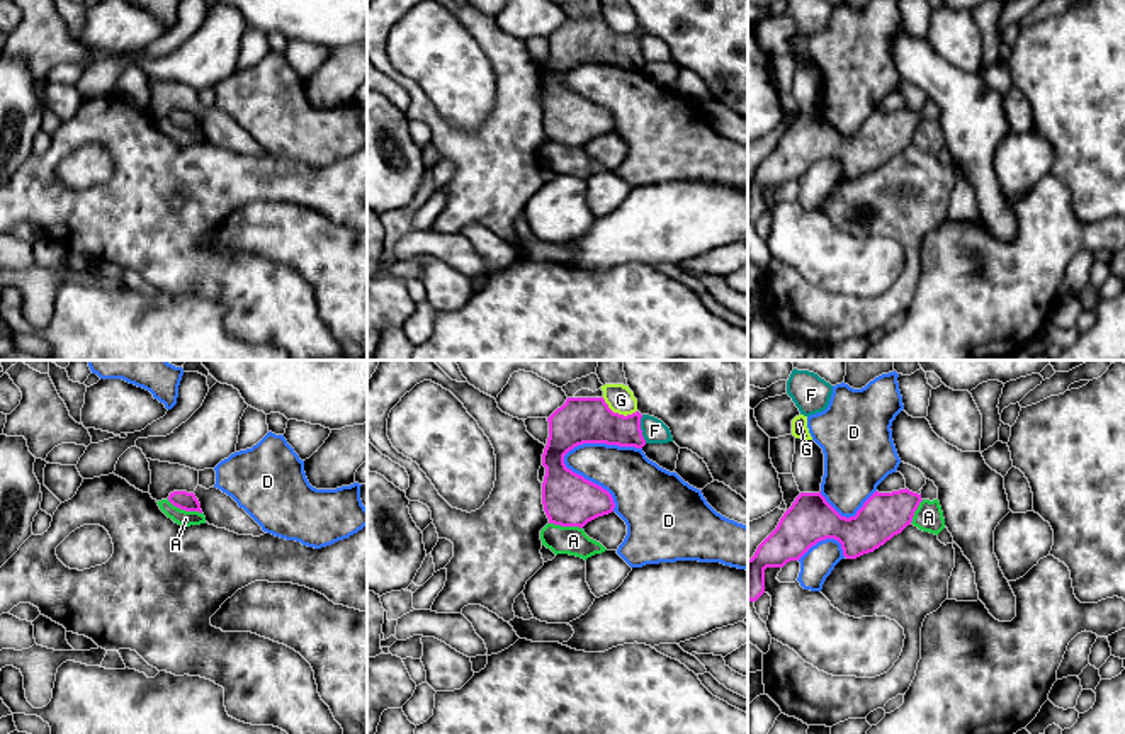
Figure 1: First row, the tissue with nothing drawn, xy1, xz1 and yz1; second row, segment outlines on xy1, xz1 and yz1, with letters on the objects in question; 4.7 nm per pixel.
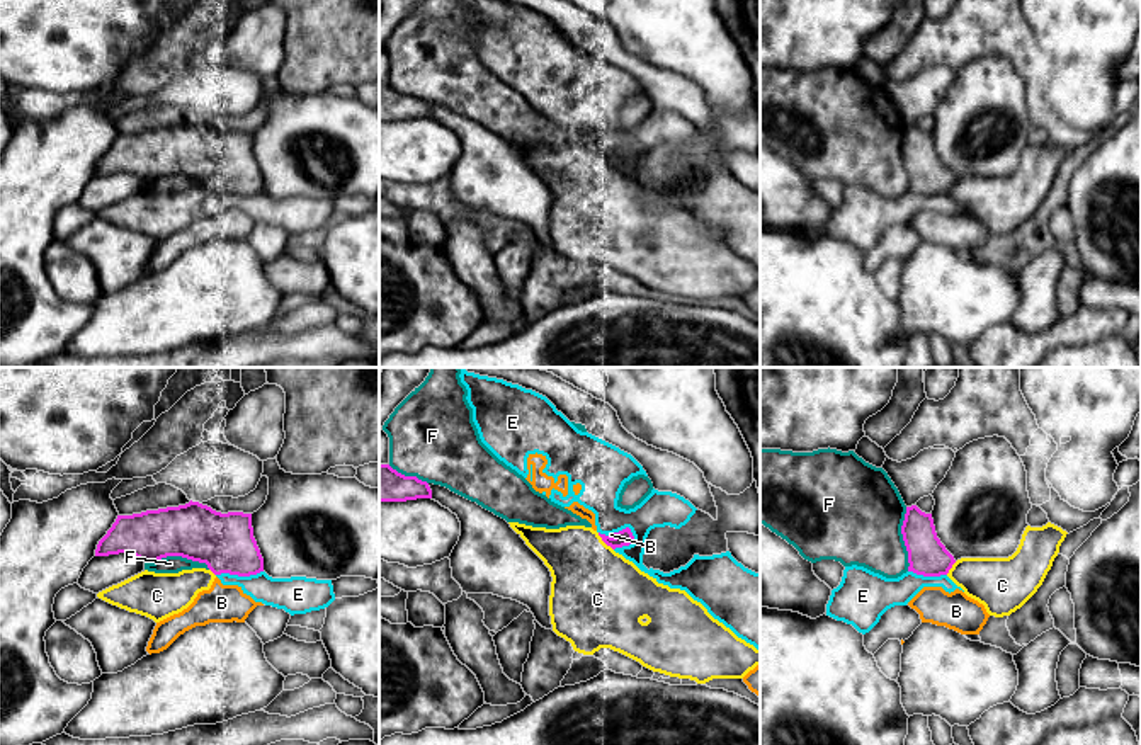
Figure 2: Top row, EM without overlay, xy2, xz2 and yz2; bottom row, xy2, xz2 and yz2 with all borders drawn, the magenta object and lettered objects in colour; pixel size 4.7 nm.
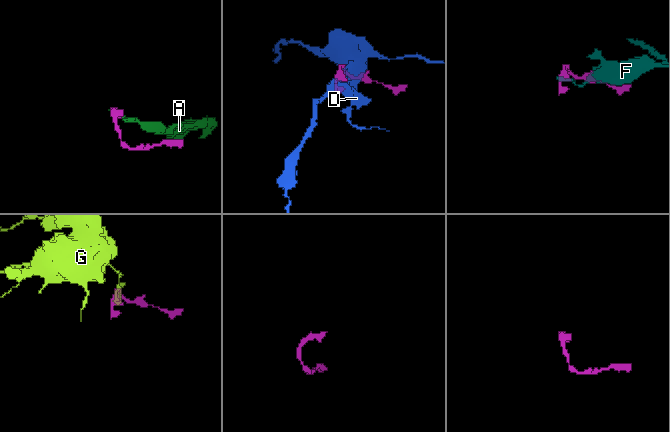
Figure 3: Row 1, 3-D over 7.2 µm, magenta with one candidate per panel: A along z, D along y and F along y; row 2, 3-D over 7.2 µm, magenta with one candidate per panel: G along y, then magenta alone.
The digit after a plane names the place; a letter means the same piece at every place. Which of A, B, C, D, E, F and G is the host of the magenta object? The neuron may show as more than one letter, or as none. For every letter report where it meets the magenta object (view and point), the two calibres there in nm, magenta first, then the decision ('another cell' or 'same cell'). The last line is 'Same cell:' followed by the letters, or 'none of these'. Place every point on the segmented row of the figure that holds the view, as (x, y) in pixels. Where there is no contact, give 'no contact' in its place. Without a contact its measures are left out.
A: meets magenta in xy1 at (184, 508); 90 nm thick on the magenta side, 80 nm on the other; another cell
B: meets magenta in xz2 at (613, 538); 80 nm thick on the magenta side, 20 nm on the other; another cell
C: meets magenta in xz2 at (604, 541); 80 nm thick on the magenta side, 420 nm on the other; another cell
D: meets magenta in xz1 at (587, 479); 260 nm thick on the magenta side, 260 nm on the other; another cell
E: meets magenta in xz2 at (631, 543); 80 nm thick on the magenta side, 170 nm on the other; another cell
F: meets magenta in xy2 at (177, 555); 280 nm thick on the magenta side, 80 nm on the other; another cell
G: meets magenta in xz1 at (617, 413); 220 nm thick on the magenta side, 130 nm on the other; another cell
Same cell: none of these

